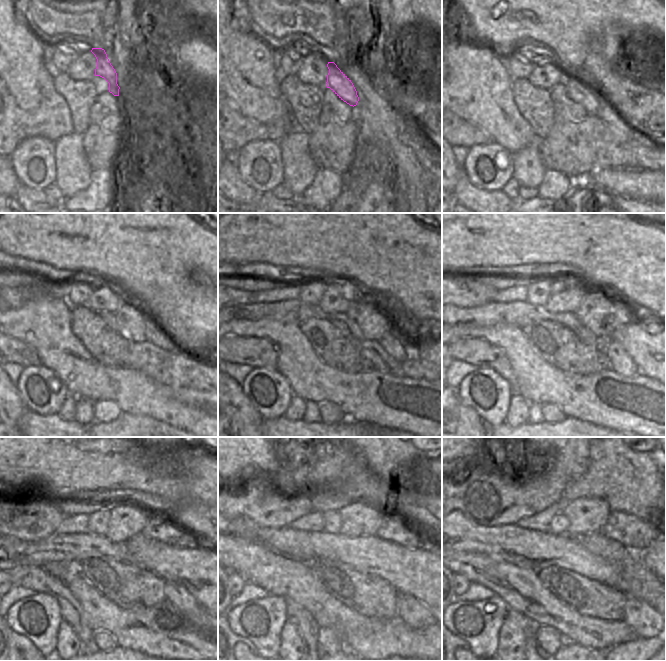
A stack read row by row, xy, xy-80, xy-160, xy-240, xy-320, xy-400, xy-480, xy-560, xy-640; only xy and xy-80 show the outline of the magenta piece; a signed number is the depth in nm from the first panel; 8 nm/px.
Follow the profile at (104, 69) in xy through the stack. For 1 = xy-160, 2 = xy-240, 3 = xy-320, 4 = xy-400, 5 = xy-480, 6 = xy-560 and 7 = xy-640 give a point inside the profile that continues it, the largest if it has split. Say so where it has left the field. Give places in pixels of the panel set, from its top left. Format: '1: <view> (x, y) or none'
1: xy-160 (576, 90)
2: xy-240 (154, 334)
3: xy-320 (392, 343)
4: xy-400 (619, 361)
5: xy-480 (175, 593)
6: xy-560 (414, 613)
7: xy-640 (645, 621)

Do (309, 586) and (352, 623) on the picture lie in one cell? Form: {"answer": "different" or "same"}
{"answer": "same"}

